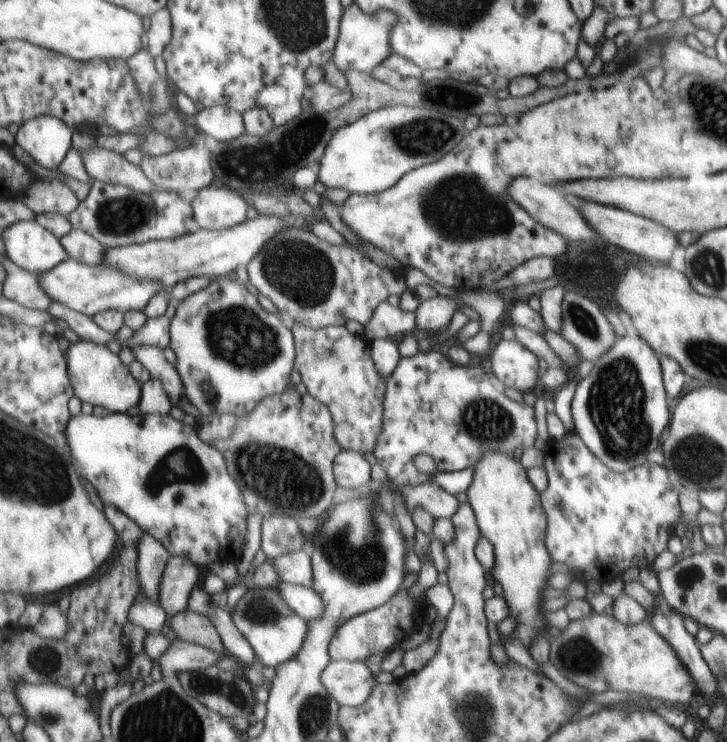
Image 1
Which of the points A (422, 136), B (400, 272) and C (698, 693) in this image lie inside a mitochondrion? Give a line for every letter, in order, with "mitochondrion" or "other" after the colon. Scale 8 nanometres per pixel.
A: mitochondrion
B: other
C: other

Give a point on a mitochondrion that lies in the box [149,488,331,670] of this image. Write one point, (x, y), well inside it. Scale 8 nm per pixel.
(263, 612)

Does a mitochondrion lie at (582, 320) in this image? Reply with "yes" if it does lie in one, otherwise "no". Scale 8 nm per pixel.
yes

